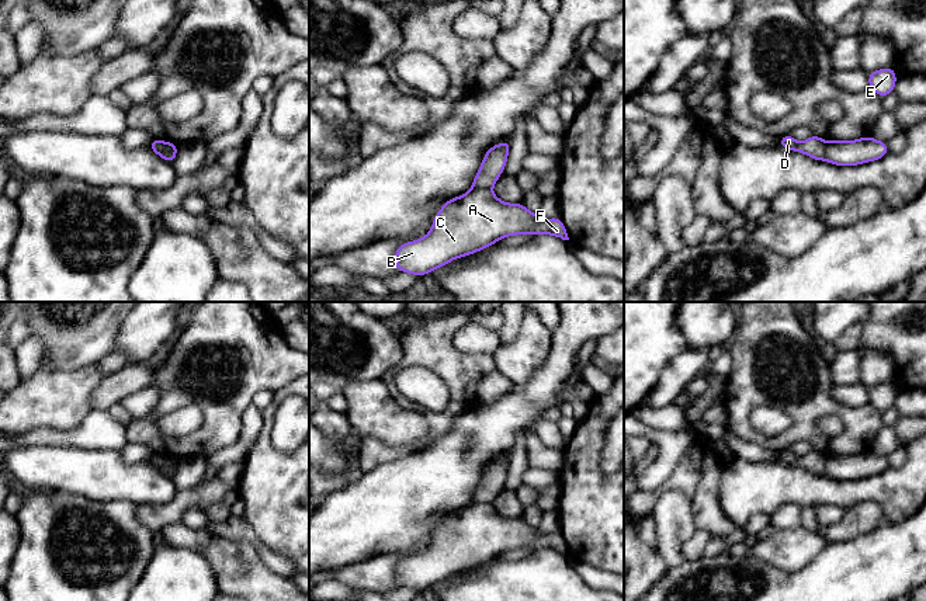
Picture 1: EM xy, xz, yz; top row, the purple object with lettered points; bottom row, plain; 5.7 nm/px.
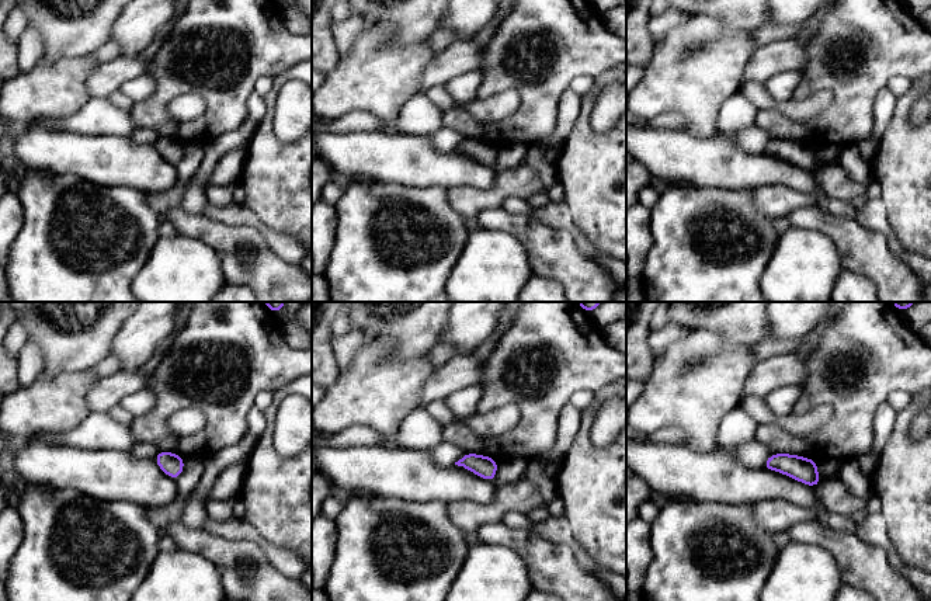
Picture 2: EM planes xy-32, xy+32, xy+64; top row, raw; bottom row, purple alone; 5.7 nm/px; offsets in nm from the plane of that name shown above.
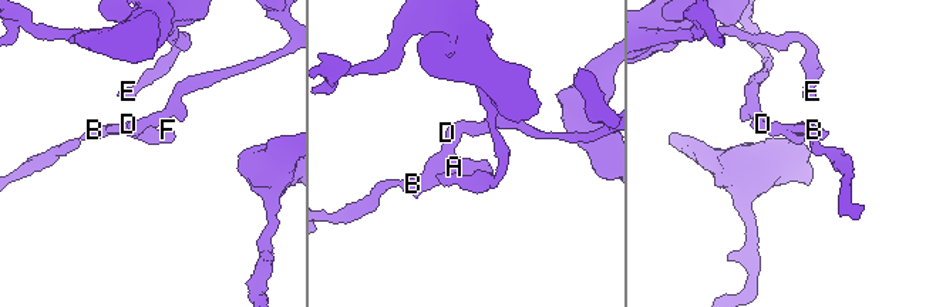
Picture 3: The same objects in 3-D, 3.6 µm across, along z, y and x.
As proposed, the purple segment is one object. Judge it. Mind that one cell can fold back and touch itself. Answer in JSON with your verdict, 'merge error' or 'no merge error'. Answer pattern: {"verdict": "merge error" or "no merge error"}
{"verdict": "merge error"}

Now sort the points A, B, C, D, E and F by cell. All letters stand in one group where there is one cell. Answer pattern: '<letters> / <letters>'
A B C F / D E

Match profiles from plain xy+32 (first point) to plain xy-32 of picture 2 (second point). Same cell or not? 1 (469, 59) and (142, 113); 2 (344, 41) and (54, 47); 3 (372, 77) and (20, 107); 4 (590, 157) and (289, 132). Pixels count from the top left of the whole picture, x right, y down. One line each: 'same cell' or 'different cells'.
1: different cells
2: different cells
3: same cell
4: different cells

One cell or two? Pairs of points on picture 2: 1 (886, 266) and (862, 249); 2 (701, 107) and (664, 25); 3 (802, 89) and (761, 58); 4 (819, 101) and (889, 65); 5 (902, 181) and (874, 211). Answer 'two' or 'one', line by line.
1: one
2: two
3: two
4: two
5: two

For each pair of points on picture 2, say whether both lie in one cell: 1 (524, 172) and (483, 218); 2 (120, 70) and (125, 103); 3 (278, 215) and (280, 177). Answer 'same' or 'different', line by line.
1: different
2: different
3: same

